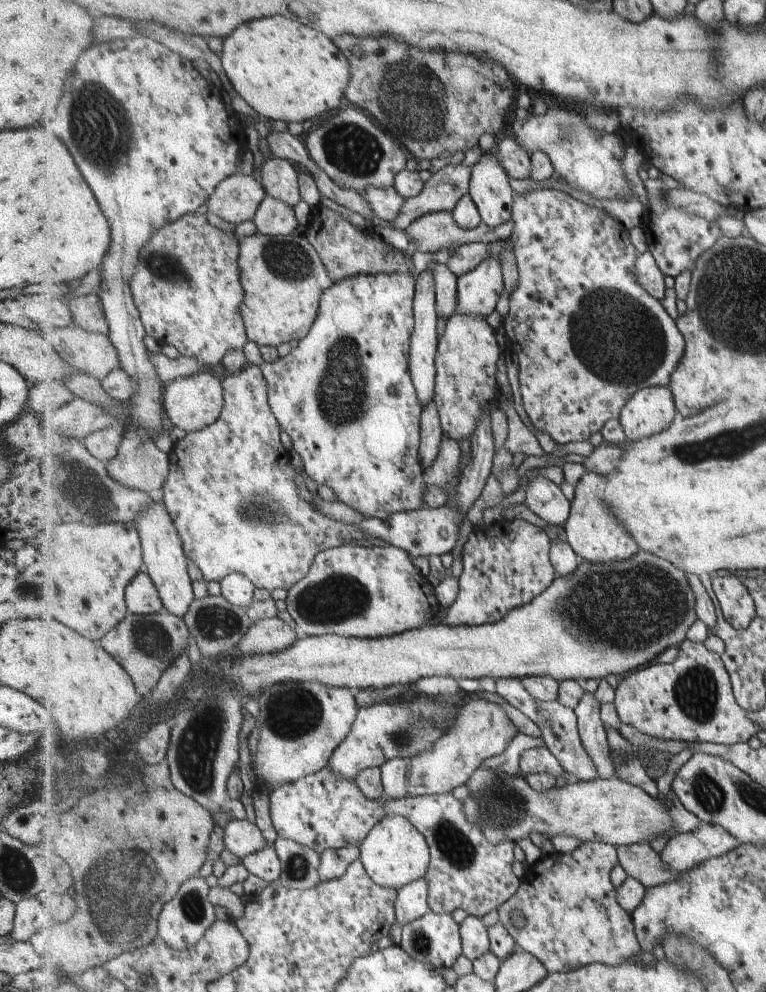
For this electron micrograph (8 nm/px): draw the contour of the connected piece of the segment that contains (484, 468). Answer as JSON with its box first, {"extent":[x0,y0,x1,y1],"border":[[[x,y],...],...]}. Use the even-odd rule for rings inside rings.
{"extent":[357,408,496,558],"border":[[[483,408],[481,418],[477,422],[477,428],[469,437],[471,462],[464,468],[458,489],[446,505],[442,507],[425,506],[417,510],[398,512],[386,519],[369,517],[359,522],[357,526],[371,538],[381,538],[391,545],[406,550],[414,557],[427,556],[430,558],[433,555],[439,556],[451,552],[458,542],[457,532],[459,532],[461,521],[467,516],[475,502],[479,500],[483,488],[492,475],[496,454],[489,412]]]}

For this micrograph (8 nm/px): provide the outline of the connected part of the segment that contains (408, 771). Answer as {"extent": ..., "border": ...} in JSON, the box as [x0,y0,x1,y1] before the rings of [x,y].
{"extent":[382,698,520,799],"border":[[[480,698],[478,701],[467,700],[458,710],[456,723],[434,744],[430,751],[422,752],[414,757],[393,759],[383,764],[382,781],[387,798],[406,799],[423,795],[444,795],[453,788],[463,786],[476,770],[483,766],[490,758],[503,754],[511,741],[520,733],[518,727],[511,720],[507,709],[498,702]]]}

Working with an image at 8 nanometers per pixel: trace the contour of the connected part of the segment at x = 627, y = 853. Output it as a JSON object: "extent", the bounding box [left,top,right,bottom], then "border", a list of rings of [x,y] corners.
{"extent":[617,841,683,889],"border":[[[647,841],[617,848],[618,864],[627,871],[629,877],[636,878],[647,889],[674,881],[683,874],[667,867],[661,855]]]}

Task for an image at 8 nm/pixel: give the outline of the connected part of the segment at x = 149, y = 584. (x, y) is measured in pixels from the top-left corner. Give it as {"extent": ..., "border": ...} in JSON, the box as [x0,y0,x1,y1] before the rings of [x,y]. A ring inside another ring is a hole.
{"extent":[127,570,165,615],"border":[[[141,570],[127,586],[127,604],[131,613],[150,615],[165,610],[159,589],[146,570]]]}

